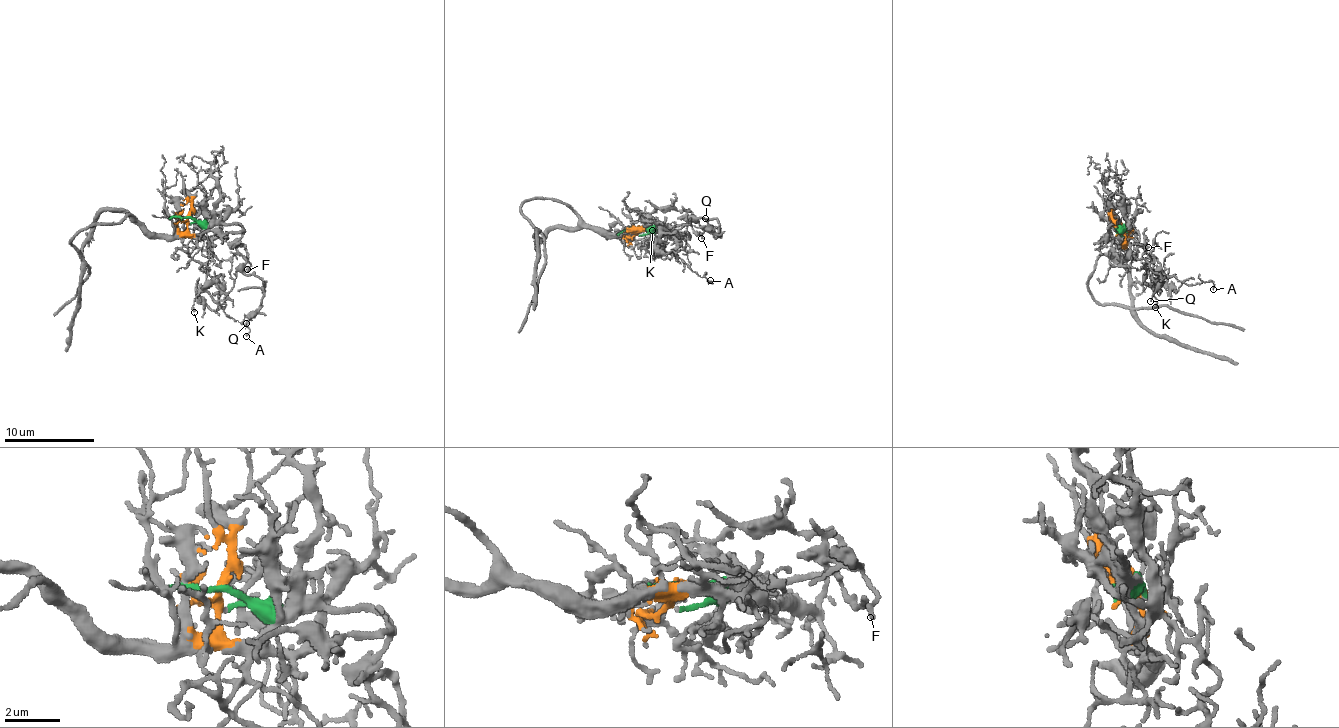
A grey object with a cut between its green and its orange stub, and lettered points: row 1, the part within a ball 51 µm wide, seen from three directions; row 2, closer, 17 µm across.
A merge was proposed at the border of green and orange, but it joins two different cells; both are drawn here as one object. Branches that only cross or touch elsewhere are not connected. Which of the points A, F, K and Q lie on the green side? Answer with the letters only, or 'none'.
F, Q

